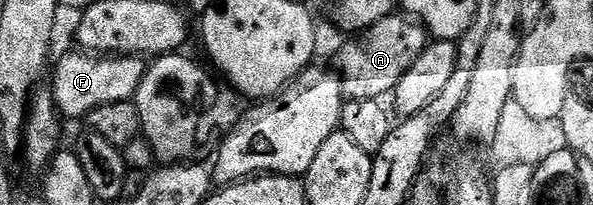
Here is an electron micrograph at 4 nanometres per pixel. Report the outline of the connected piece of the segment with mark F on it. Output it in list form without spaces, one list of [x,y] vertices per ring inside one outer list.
[[[89,52],[65,54],[52,67],[51,89],[58,114],[69,118],[84,119],[95,108],[103,104],[128,102],[136,95],[139,84],[147,69],[147,62],[141,56],[94,56]]]

